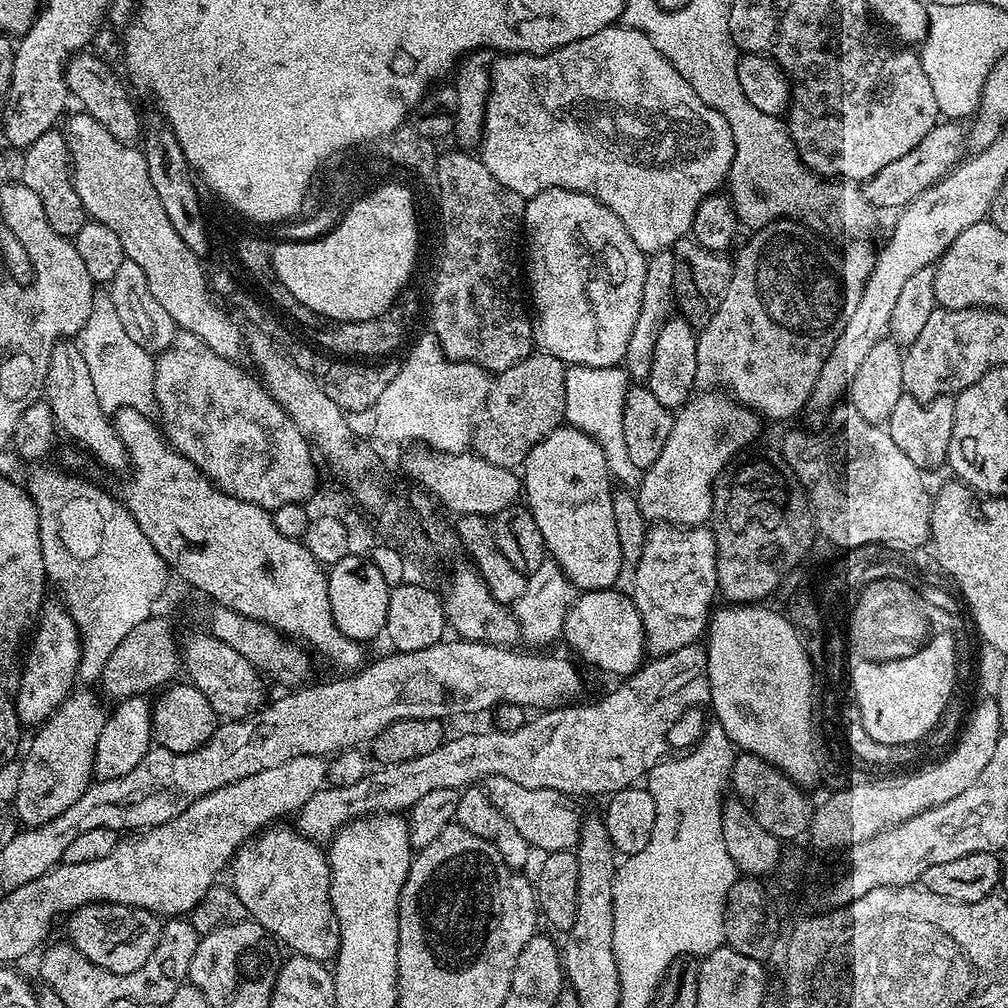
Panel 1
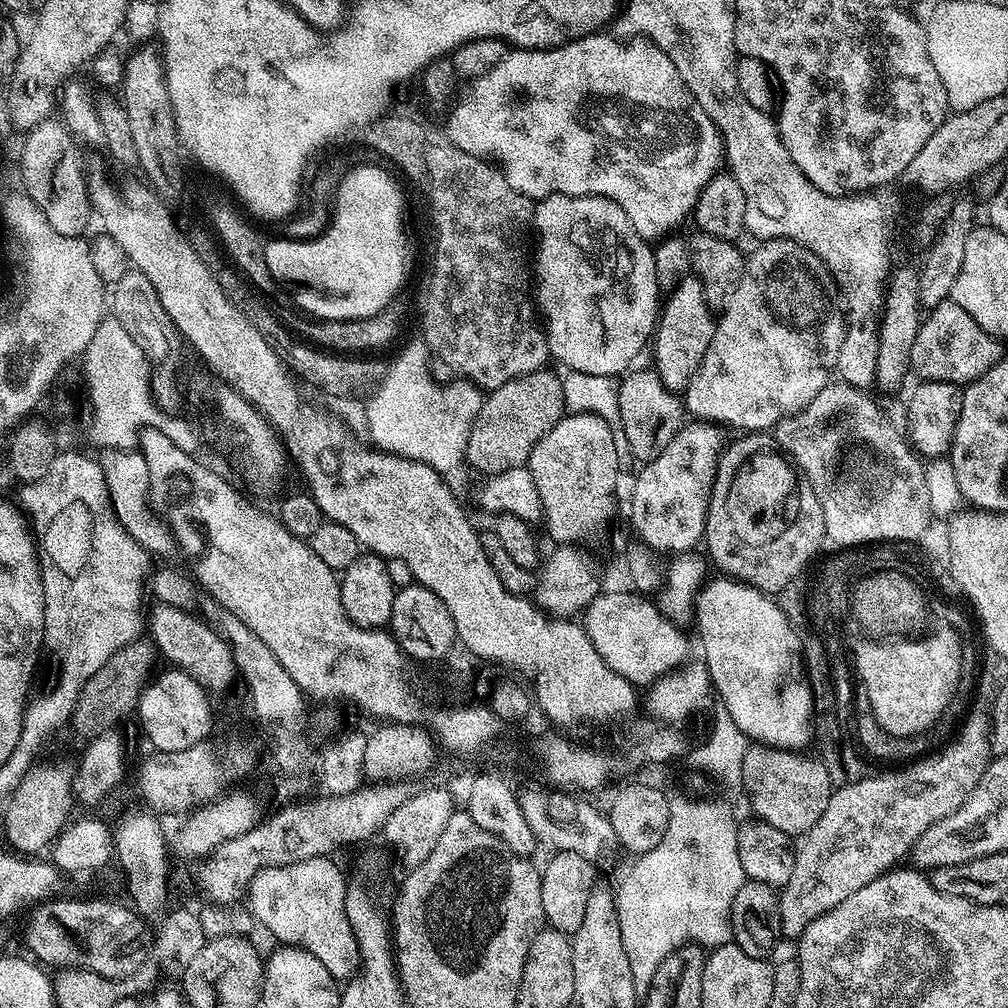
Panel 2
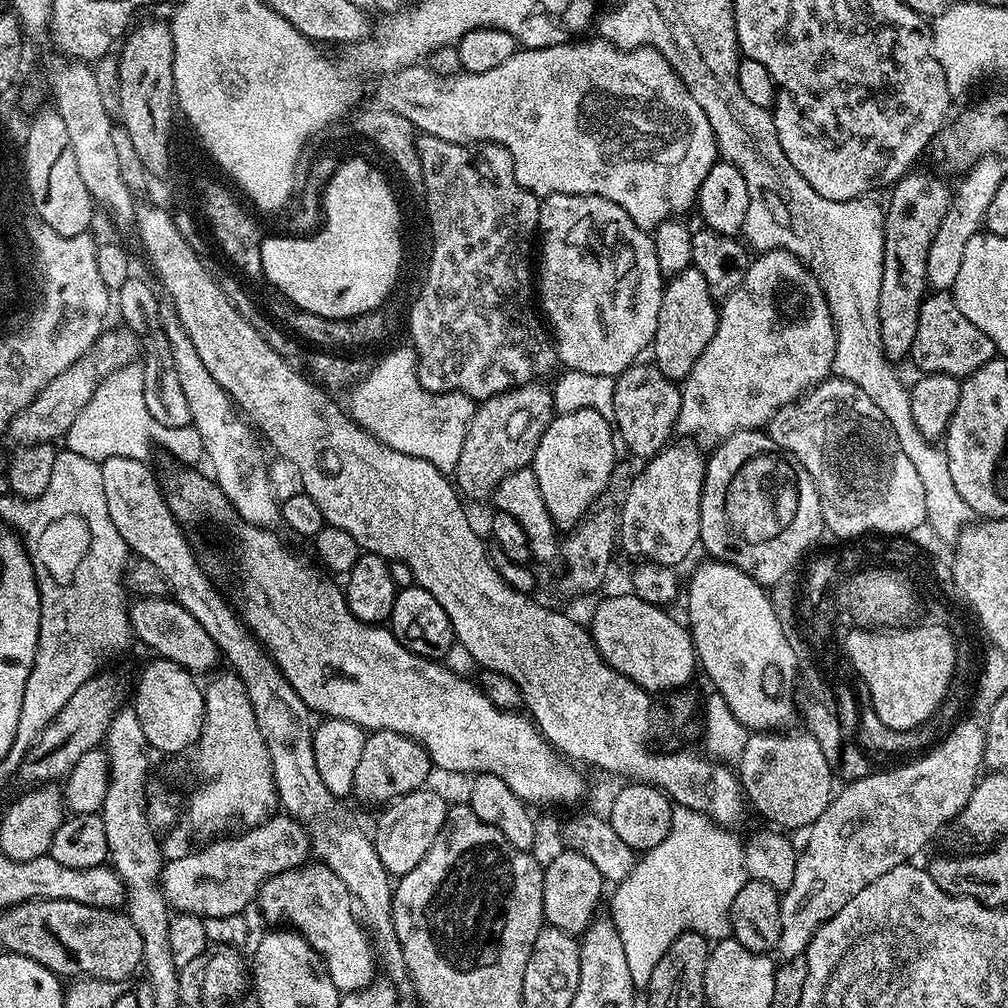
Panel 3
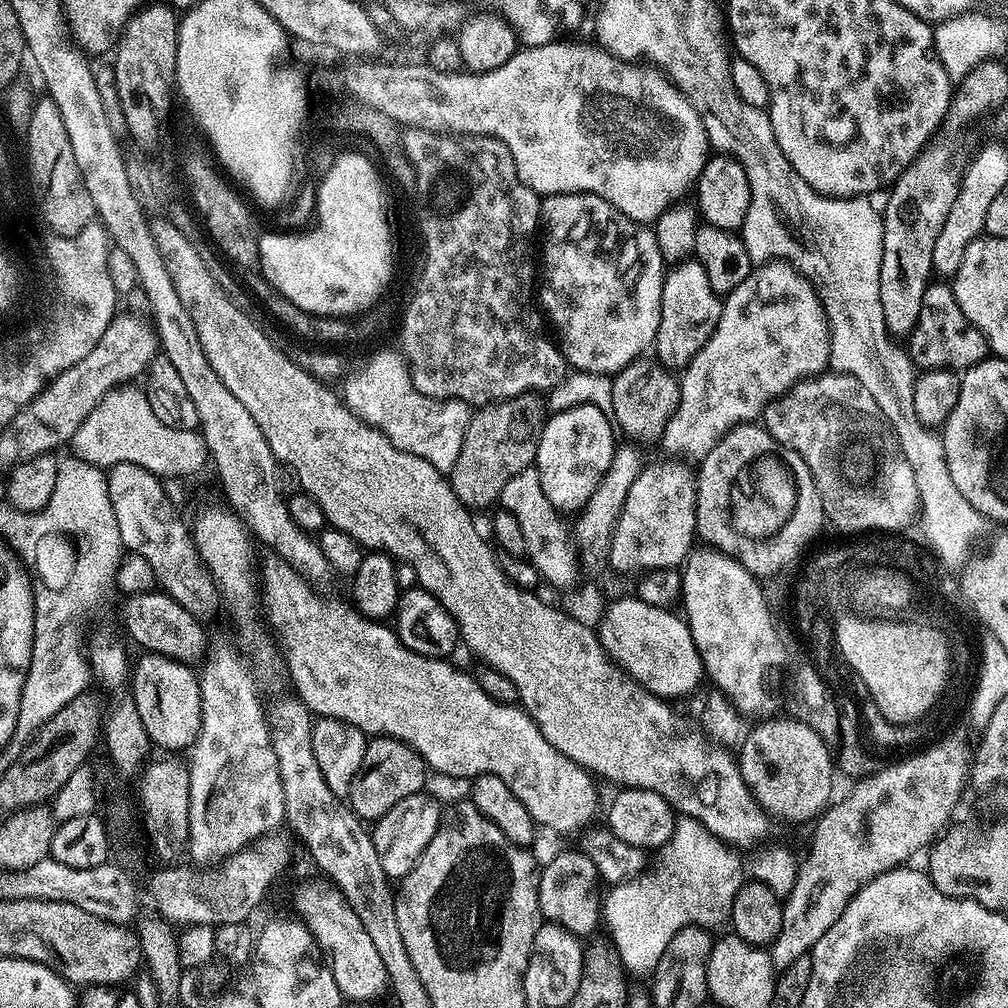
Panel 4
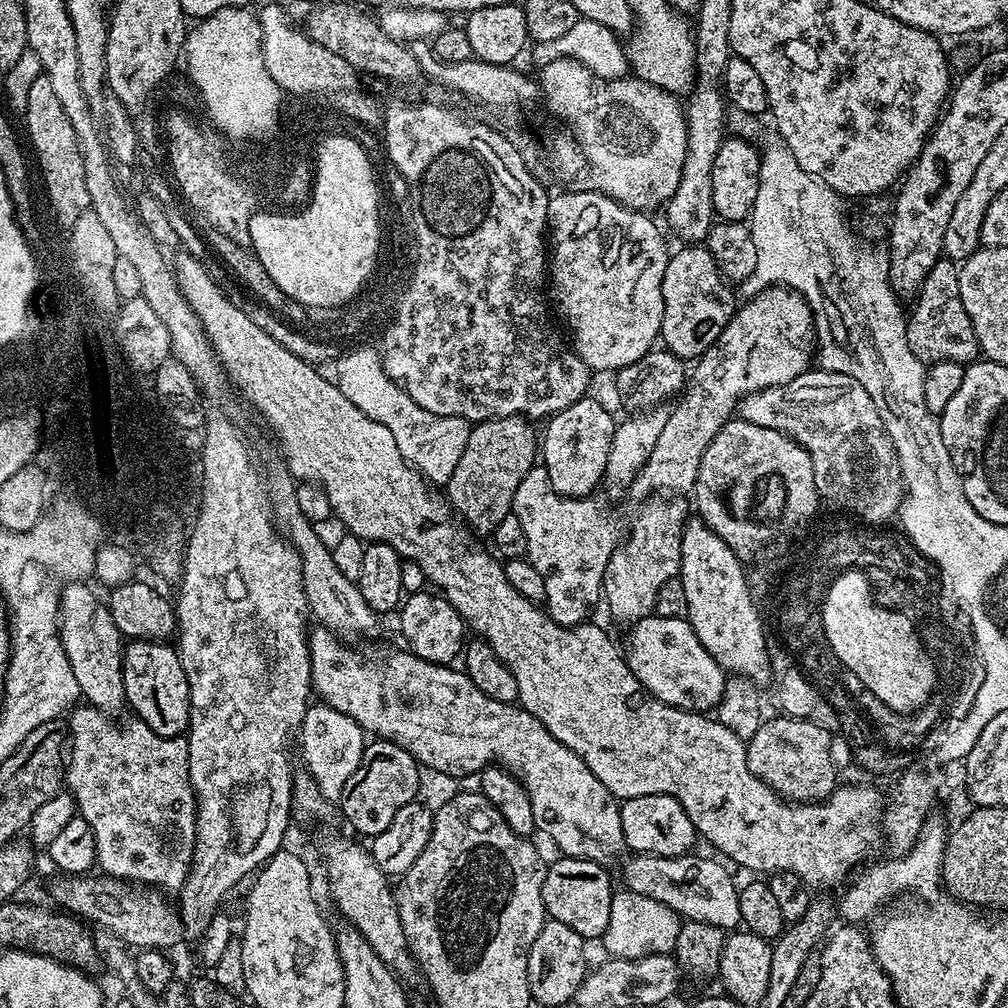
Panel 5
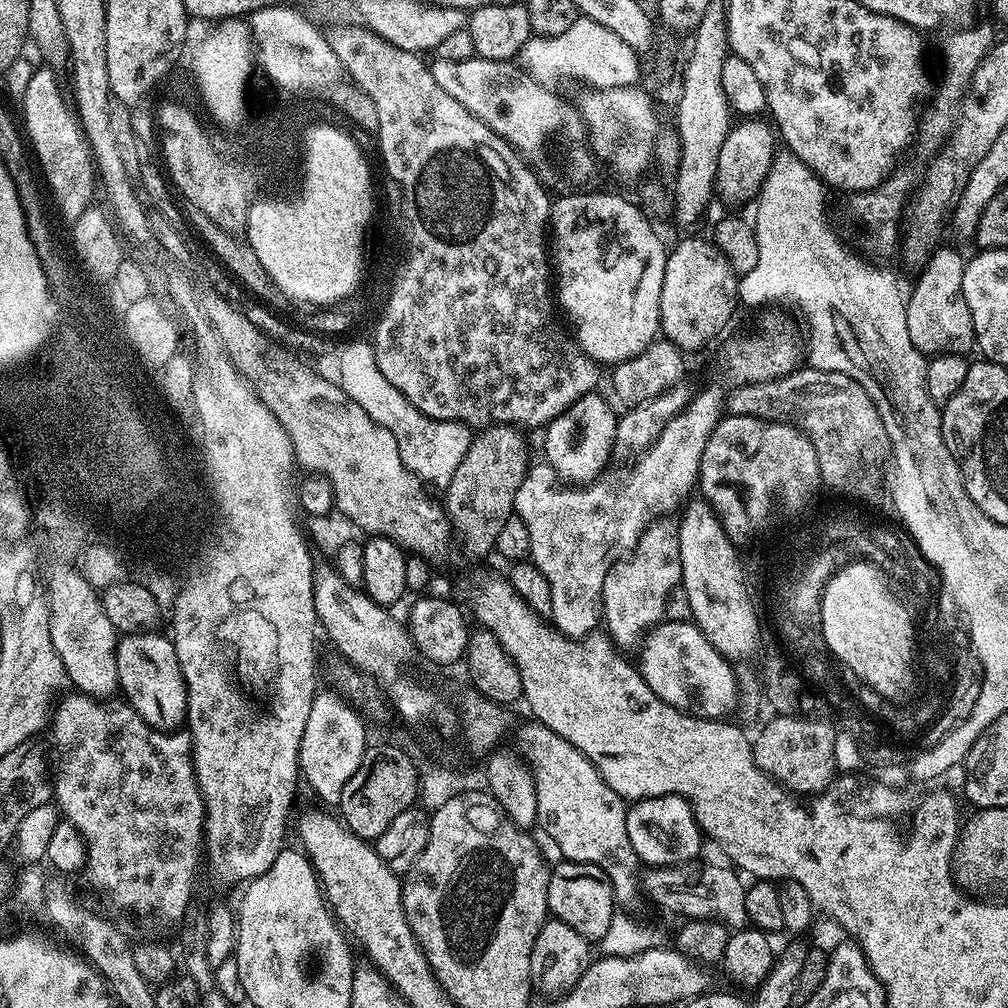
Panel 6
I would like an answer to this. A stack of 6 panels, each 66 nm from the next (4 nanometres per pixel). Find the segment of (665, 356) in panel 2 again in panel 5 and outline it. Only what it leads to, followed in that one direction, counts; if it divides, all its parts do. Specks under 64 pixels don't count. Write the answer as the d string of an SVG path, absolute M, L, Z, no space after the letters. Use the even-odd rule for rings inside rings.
M680 246L673 251L668 258L666 274L662 278L662 302L664 313L662 314L662 326L659 339L664 340L663 347L676 355L679 360L695 362L700 359L706 349L715 344L722 334L722 330L732 320L732 313L737 307L738 300L732 297L733 285L725 280L719 266L704 246Z

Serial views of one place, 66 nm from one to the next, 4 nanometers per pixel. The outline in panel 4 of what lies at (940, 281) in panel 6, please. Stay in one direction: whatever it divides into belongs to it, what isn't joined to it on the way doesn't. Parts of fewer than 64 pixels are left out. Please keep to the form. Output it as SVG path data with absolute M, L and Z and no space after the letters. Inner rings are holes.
M929 283L926 294L922 294L922 311L917 324L907 337L906 351L917 369L950 368L963 370L973 368L977 362L989 355L988 340L962 314L958 302L952 293L951 283Z

